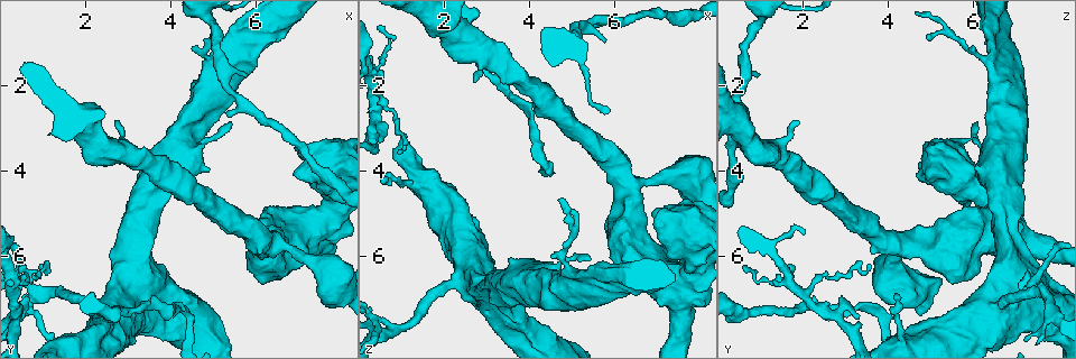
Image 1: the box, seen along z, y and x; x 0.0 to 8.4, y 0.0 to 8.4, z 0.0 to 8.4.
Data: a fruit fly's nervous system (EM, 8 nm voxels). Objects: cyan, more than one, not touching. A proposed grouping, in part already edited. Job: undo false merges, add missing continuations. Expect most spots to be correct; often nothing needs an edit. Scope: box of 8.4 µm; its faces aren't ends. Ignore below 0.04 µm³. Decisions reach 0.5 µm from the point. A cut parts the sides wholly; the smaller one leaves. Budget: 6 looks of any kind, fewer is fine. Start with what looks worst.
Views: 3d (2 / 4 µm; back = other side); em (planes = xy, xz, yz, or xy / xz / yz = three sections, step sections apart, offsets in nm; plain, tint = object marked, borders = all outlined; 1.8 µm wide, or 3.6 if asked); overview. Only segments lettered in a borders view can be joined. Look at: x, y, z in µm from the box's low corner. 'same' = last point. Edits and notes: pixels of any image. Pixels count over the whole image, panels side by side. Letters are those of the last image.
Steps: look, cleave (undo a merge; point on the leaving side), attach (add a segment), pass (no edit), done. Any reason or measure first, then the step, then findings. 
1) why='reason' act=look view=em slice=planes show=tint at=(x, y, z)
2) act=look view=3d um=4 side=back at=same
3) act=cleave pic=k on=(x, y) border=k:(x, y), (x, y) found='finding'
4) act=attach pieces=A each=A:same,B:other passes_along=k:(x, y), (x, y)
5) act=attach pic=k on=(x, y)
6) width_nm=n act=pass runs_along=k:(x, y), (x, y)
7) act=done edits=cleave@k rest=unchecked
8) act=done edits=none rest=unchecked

why='stops while still wide' act=look view=em um=3.6 slice=planes show=borders at=(6.85, 3.45, 5.20)

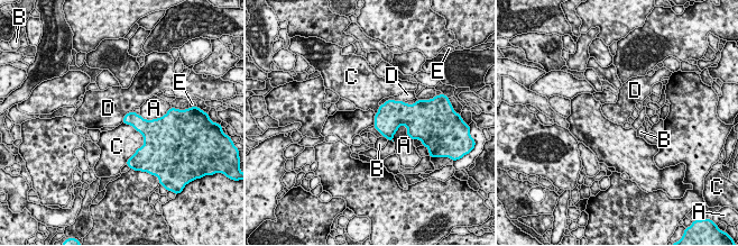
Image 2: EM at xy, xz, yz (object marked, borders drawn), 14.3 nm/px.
act=pass each=A:other,B:other,C:other,D:other,E:other found='none of them fits'

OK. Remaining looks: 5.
why='branch stops here' act=look view=em slice=planes show=borders at=(5.80, 1.70, 0.95)

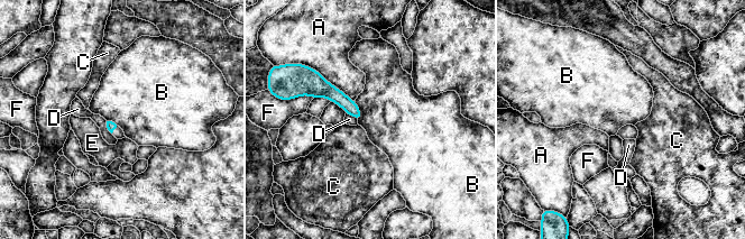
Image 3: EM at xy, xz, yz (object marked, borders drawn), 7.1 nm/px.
act=pass each=A:other,B:other,C:other,D:other,E:other,F:other runs_along=3:(319, 77), (358, 116) found='no lettered segment goes on from it'

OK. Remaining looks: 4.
why='abrupt turn' act=look view=em slice=xz step=4 show=tint at=(4.30, 7.30, 3.70)

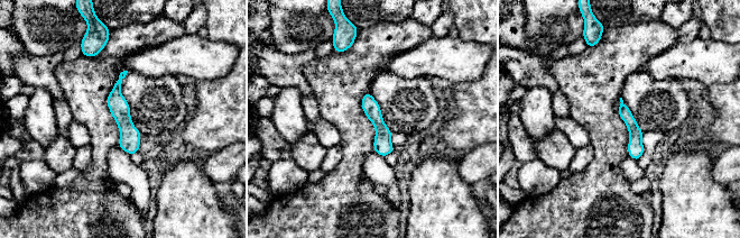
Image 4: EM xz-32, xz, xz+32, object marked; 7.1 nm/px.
act=look view=em slice=xz step=4 show=borders at=same

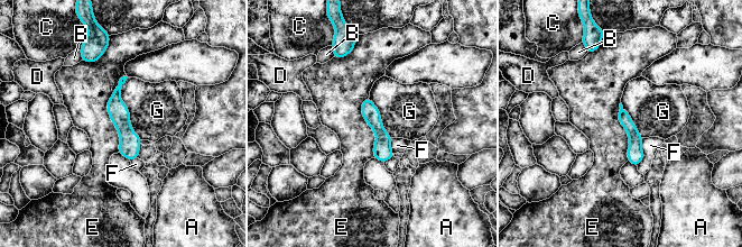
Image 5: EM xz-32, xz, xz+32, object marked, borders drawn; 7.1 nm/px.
width_nm=100 act=pass each=A:other,B:other,C:other,D:other,E:other,F:other,G:other found='all the same neuron'

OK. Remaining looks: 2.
act=done edits=none rest=unchecked

